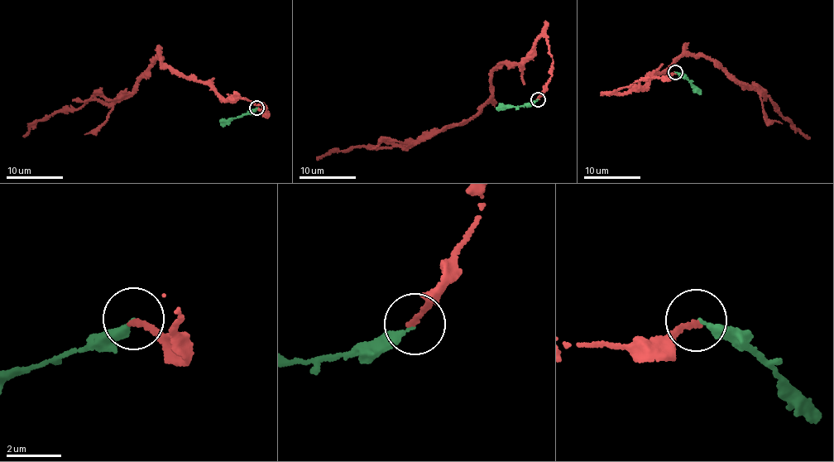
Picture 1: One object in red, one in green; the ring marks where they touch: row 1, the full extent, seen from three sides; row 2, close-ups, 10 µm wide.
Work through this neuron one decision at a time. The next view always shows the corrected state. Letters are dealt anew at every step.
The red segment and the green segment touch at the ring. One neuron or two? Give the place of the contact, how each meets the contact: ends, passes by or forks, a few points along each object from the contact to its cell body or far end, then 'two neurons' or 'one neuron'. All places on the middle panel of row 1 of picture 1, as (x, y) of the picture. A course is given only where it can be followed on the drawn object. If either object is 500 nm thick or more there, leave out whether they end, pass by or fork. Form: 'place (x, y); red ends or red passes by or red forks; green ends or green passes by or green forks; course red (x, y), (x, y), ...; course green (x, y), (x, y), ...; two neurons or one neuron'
place (538, 99); red ends; green ends; course red (538, 99), (551, 75), (544, 37), (521, 64), (496, 66), (490, 97), (472, 117), (406, 144), (316, 159); course green (538, 99), (515, 107), (496, 108); one neuron

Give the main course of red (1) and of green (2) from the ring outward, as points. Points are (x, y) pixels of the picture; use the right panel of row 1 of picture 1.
1: (675, 72), (615, 91), (642, 89), (645, 79), (683, 55), (708, 58), (755, 91), (763, 89), (810, 138)
2: (675, 72), (691, 82), (699, 93)

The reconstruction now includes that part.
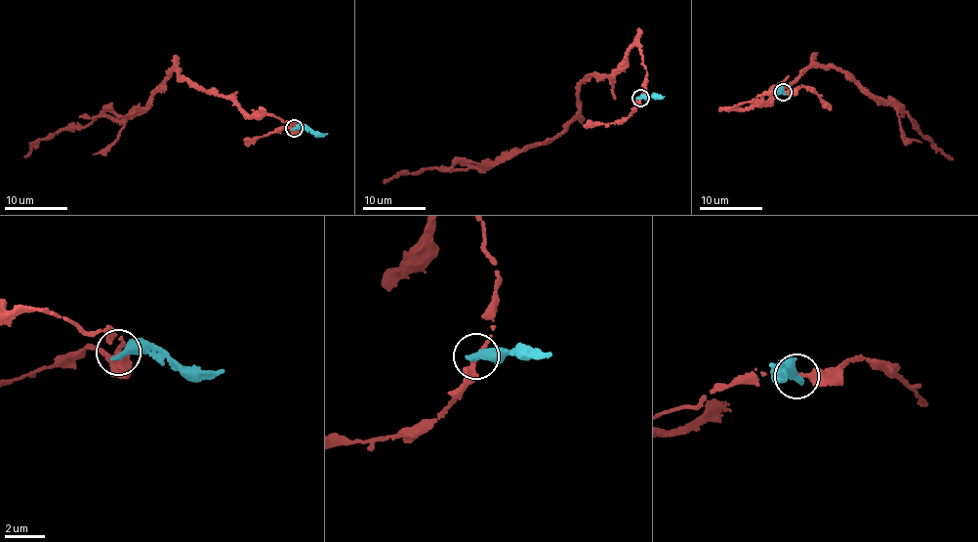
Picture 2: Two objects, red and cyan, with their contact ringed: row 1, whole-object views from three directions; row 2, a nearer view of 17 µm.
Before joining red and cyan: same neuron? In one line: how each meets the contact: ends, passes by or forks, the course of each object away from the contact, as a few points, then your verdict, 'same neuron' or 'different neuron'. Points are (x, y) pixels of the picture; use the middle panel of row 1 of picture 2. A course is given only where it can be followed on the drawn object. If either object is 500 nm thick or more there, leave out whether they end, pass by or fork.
red passes by; cyan ends there; red runs (640, 97), (646, 66), (634, 45), (612, 77), (585, 79), (577, 113), (556, 136), (483, 166), (384, 183); cyan runs (640, 97), (664, 97); different neuron

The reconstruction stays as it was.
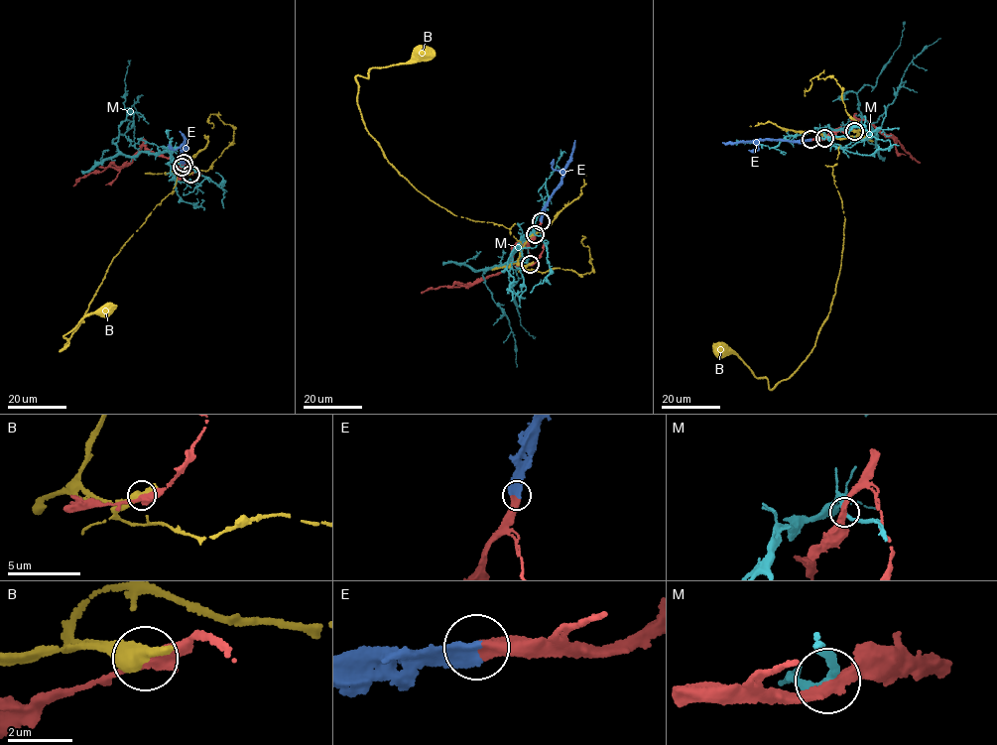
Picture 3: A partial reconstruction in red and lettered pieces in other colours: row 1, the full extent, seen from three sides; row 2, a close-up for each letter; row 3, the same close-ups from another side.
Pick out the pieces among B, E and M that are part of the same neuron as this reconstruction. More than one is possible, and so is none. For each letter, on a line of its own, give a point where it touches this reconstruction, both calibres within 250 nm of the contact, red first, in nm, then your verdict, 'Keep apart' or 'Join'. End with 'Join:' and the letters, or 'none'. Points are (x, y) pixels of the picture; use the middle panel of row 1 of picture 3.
B: Touches red at (530, 264). Thickness 360 nm (red) against 440 nm. Keep apart
E: Touches red at (541, 221). Thickness 550 nm (red) against 420 nm. Join
M: Touches red at (535, 234). Thickness 420 nm (red) against 240 nm. Keep apart
Join: E

